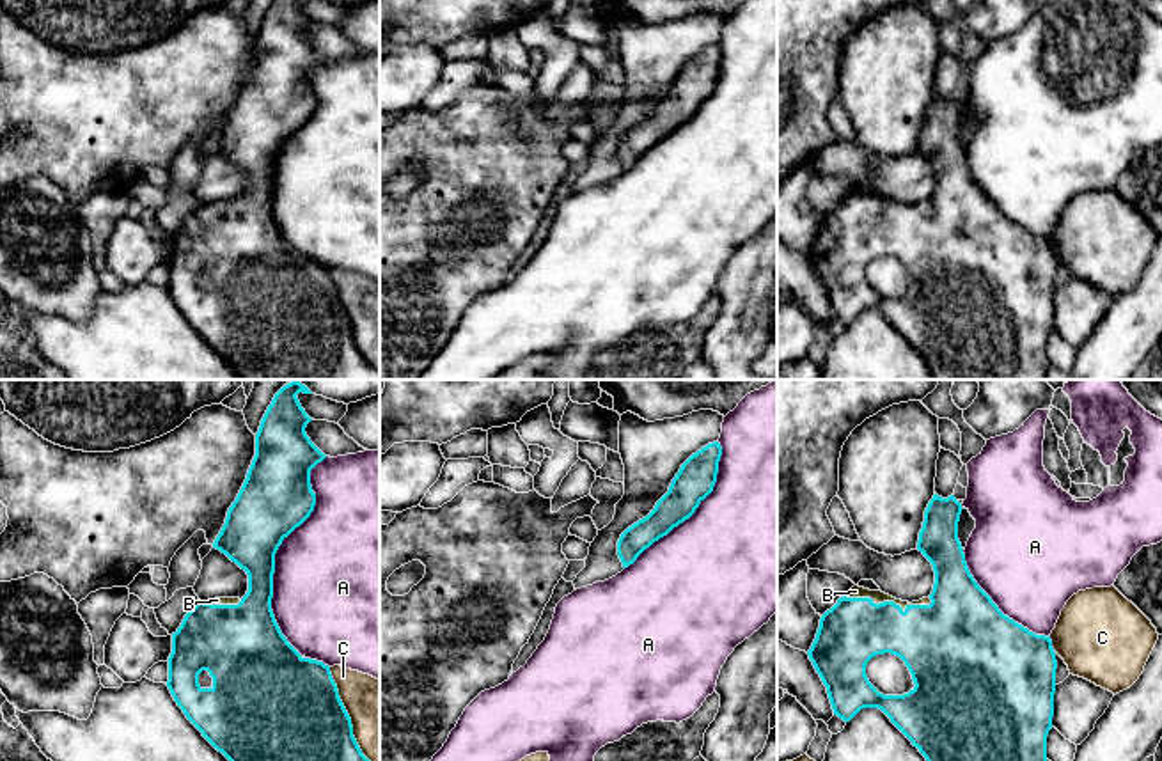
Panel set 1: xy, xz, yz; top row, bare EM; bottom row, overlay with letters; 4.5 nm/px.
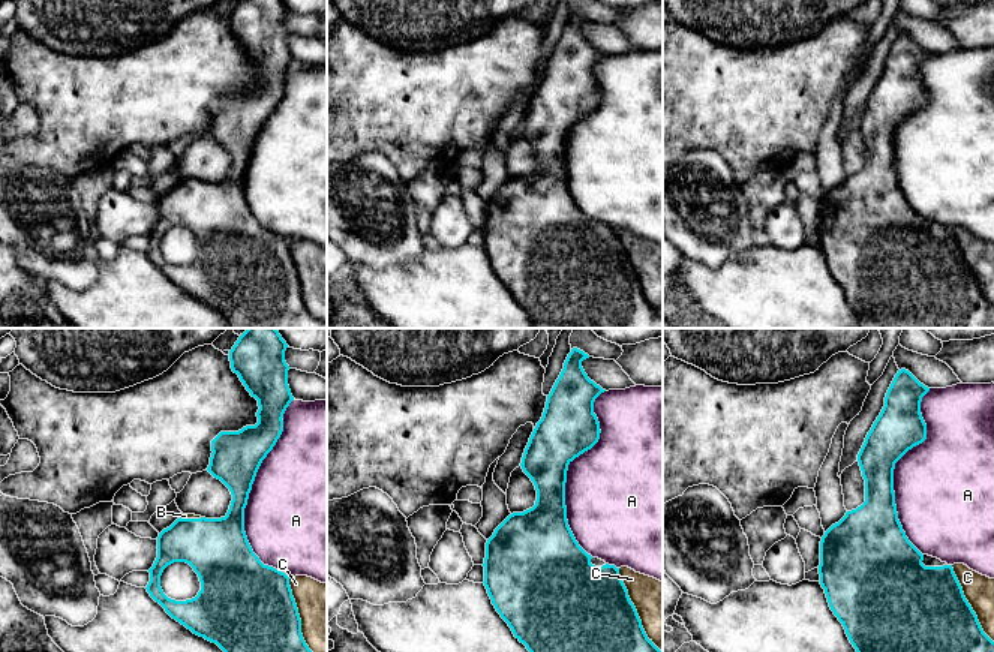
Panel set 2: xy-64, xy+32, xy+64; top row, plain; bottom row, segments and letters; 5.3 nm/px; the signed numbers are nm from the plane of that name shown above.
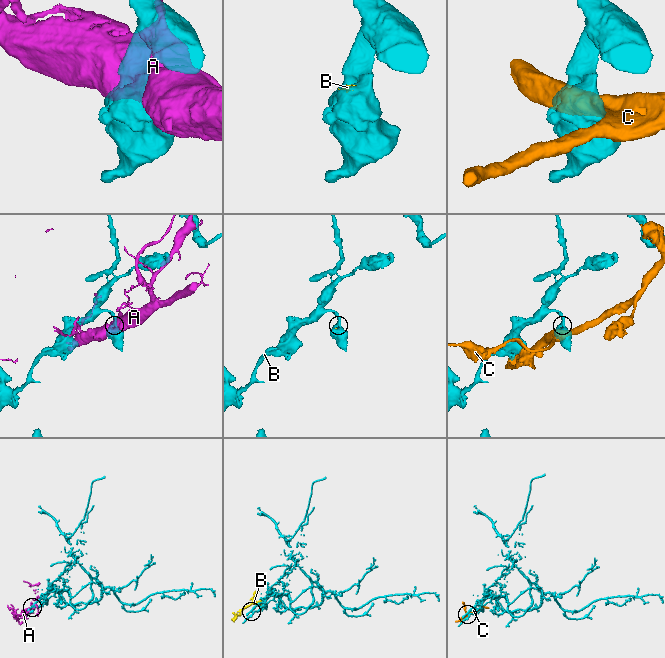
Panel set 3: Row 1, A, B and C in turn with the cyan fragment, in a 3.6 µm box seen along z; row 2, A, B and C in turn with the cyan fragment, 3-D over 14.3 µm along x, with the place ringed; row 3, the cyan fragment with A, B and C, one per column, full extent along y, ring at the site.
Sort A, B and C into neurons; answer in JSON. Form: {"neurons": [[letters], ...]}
{"neurons": [["A"], ["B"], ["C"]]}

